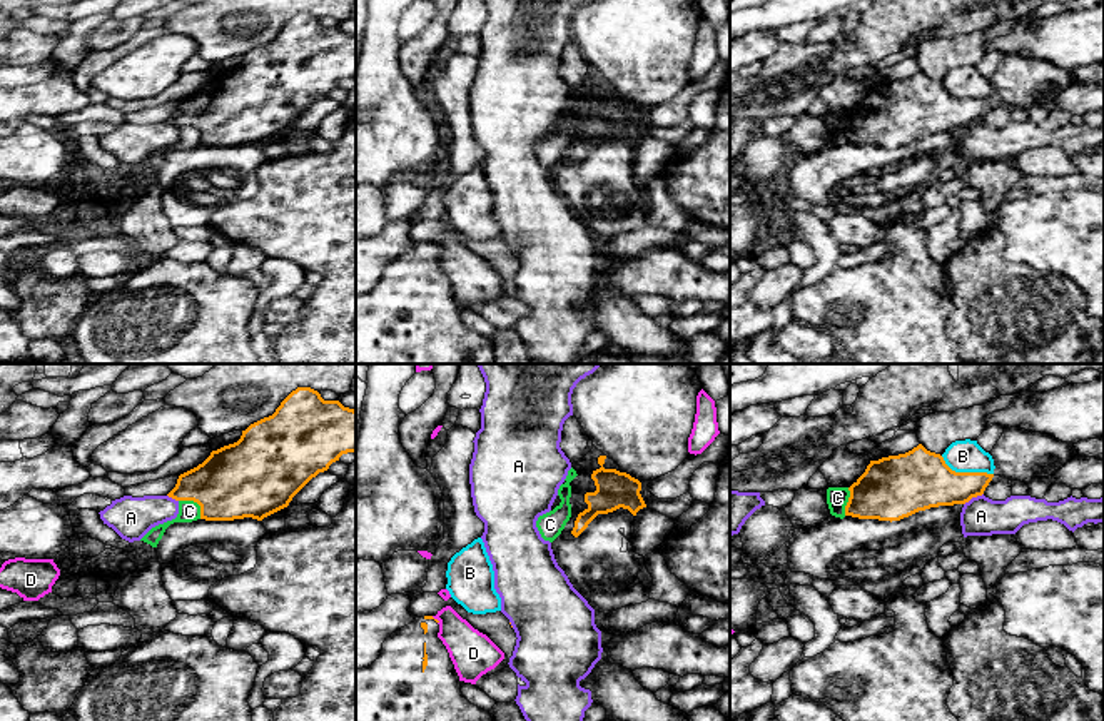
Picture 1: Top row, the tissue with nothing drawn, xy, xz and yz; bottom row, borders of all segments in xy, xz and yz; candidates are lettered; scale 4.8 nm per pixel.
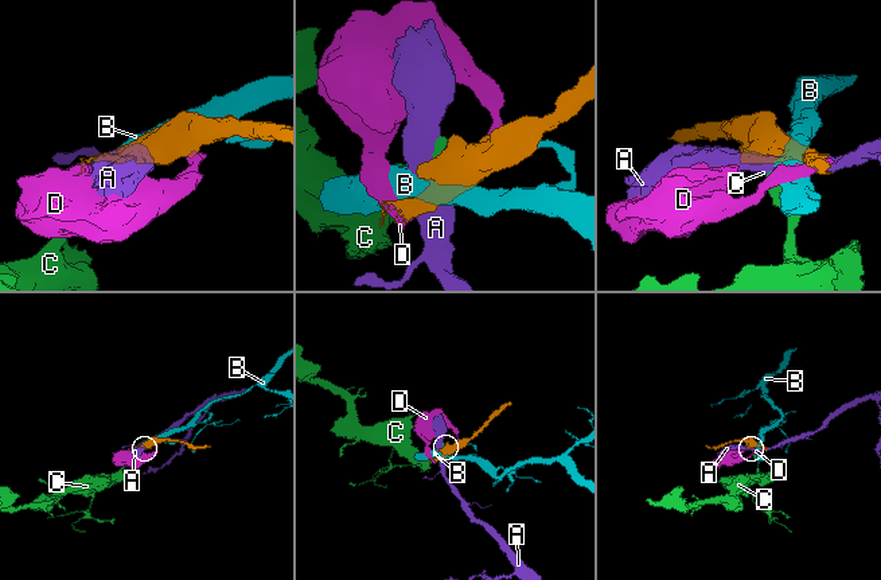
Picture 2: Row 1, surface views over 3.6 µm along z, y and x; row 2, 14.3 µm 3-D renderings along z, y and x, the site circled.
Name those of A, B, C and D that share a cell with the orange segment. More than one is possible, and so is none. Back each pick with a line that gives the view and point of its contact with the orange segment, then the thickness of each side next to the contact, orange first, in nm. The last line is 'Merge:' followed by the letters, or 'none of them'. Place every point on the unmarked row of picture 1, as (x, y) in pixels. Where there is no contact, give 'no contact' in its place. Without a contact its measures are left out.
Merge: none of them

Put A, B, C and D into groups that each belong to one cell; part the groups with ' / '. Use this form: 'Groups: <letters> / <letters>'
Groups: A / B / C / D

